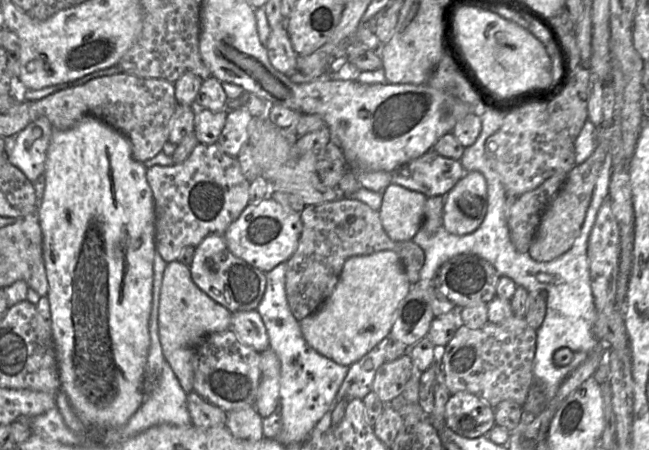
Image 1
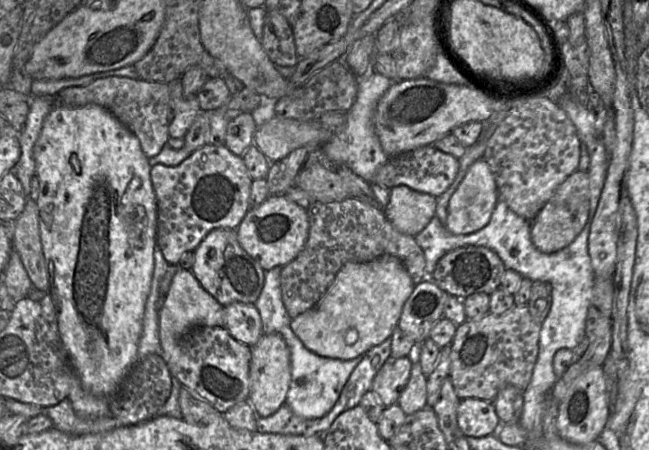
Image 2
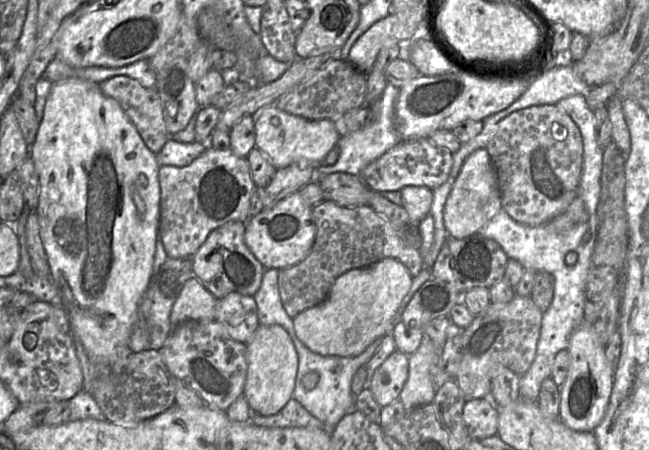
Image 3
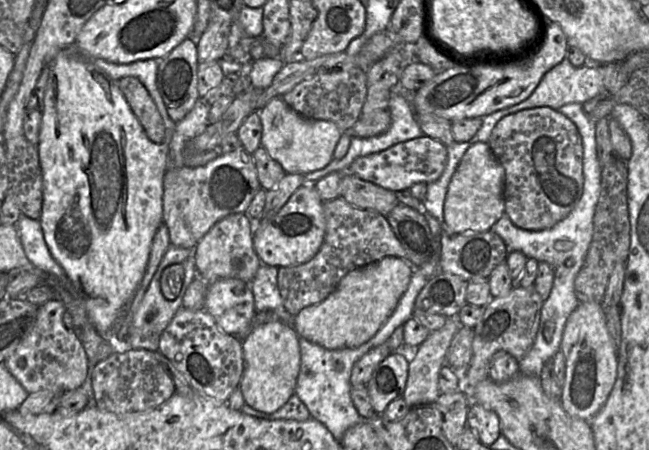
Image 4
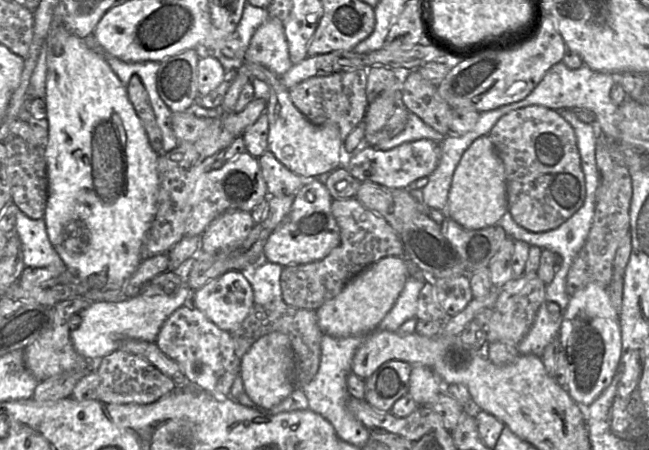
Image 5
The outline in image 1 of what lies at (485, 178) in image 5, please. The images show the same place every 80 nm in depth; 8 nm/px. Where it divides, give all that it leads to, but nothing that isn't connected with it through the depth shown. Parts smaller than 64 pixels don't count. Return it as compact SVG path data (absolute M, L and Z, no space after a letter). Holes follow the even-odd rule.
M478 171L465 172L444 198L443 227L452 234L475 231L487 212L487 183Z

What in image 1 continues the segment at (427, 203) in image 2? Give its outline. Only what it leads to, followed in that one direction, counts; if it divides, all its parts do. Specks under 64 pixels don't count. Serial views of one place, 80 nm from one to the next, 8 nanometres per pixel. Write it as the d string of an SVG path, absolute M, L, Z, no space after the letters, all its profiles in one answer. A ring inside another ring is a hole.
M392 183L382 194L378 212L385 232L395 241L412 240L422 225L427 196Z

